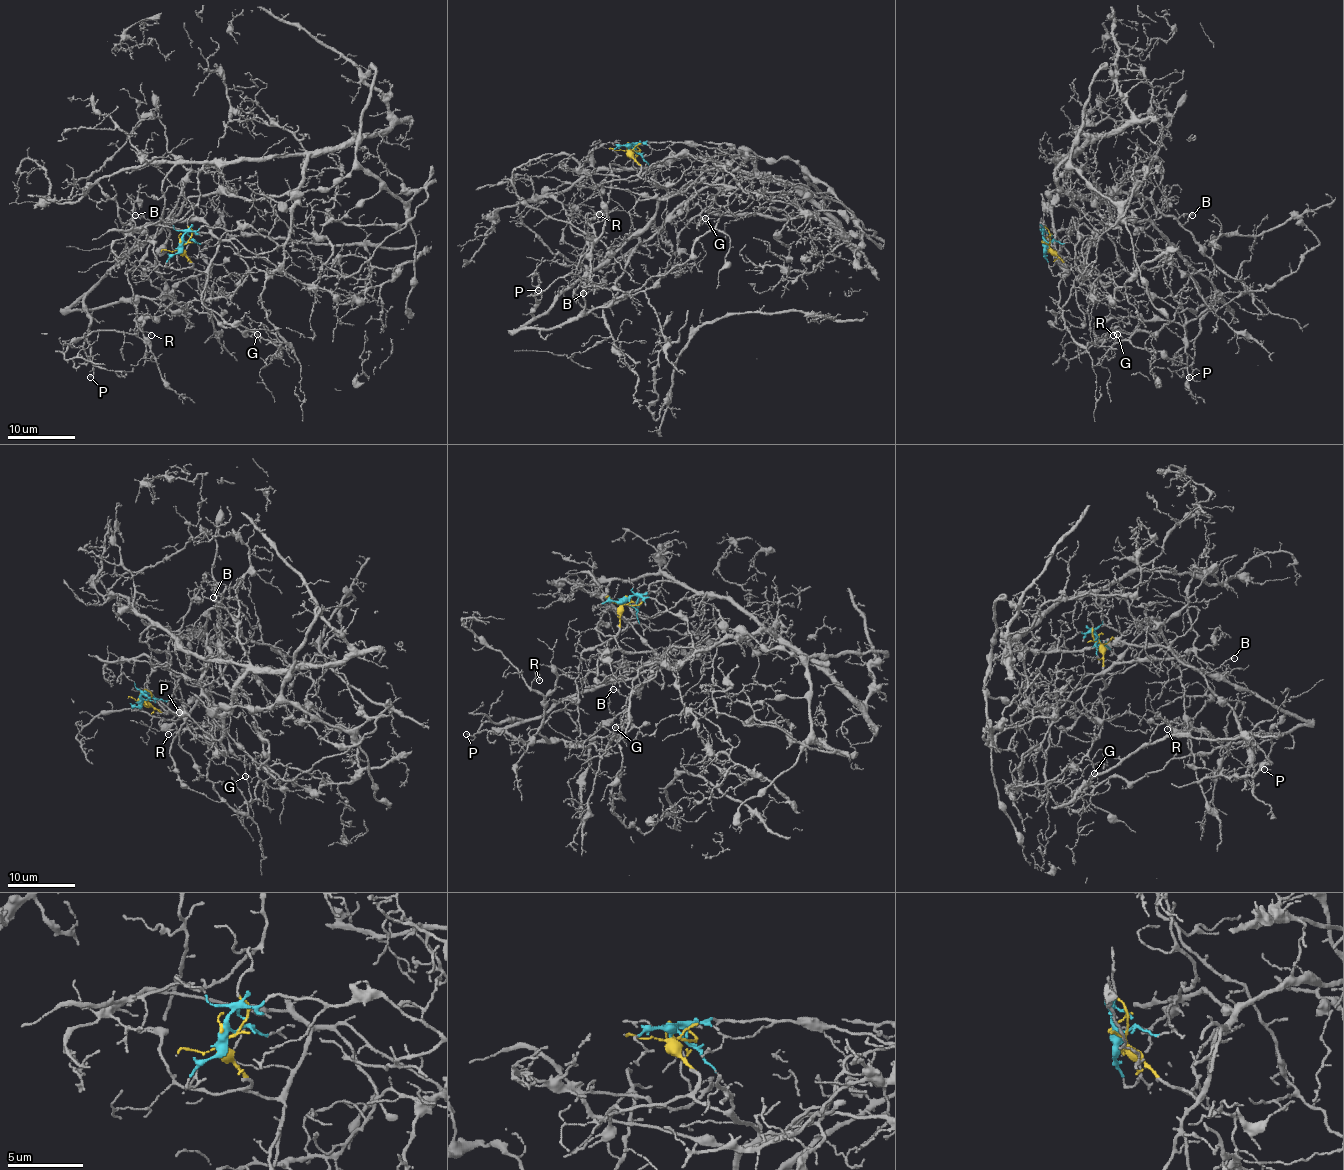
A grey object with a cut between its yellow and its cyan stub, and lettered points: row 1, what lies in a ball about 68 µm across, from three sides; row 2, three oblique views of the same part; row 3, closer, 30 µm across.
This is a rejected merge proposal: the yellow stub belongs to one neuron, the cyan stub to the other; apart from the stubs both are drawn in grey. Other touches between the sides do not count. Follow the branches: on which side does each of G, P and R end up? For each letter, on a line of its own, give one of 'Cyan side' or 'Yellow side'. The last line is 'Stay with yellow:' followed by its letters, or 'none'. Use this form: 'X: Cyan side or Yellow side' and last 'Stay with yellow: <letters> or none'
G: Yellow side
P: Yellow side
R: Yellow side
Stay with yellow: G, P, R

